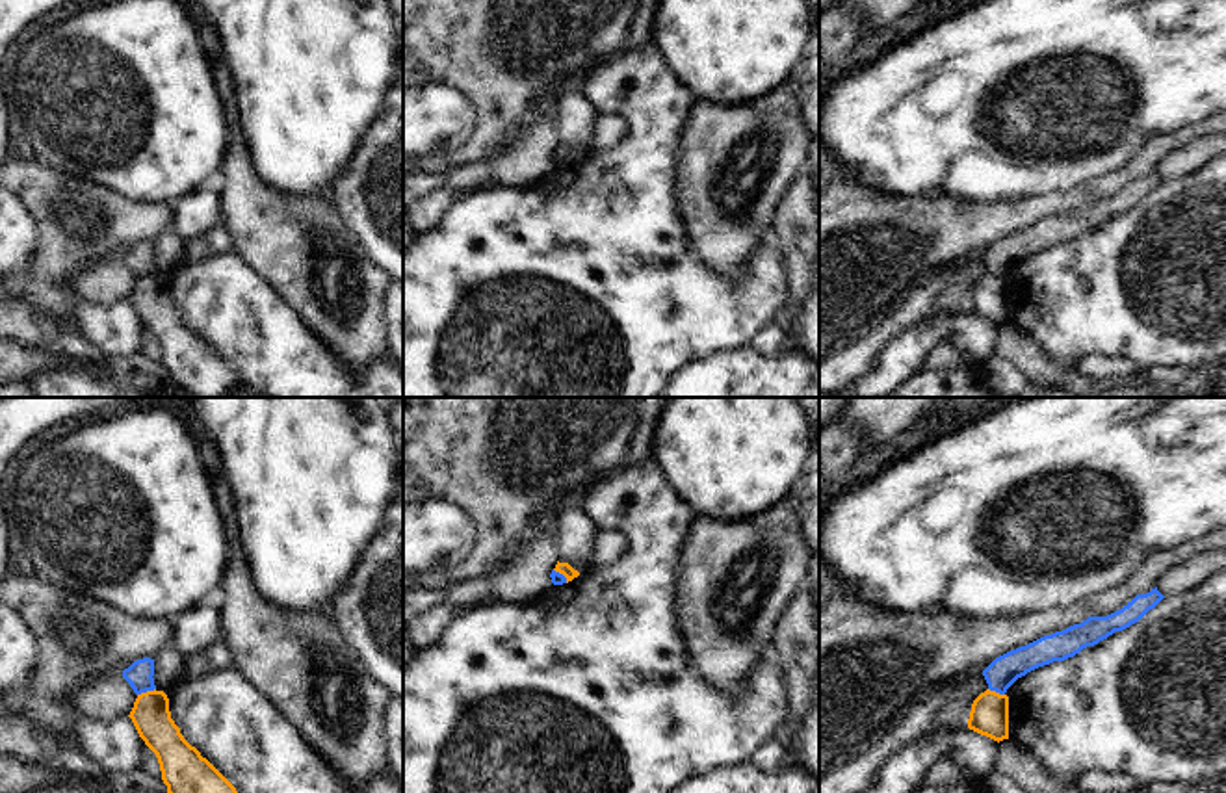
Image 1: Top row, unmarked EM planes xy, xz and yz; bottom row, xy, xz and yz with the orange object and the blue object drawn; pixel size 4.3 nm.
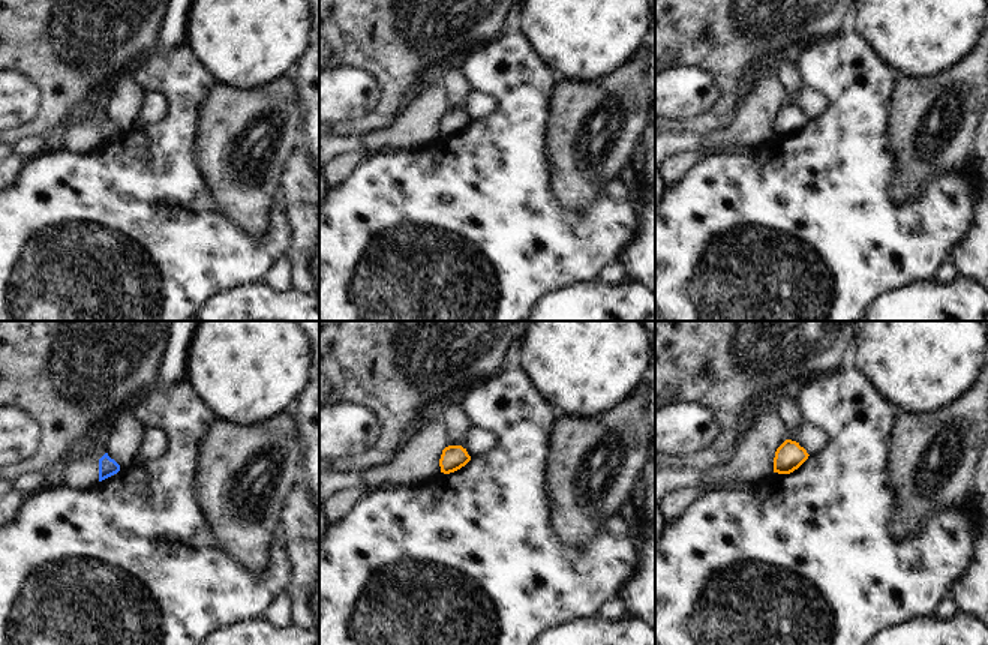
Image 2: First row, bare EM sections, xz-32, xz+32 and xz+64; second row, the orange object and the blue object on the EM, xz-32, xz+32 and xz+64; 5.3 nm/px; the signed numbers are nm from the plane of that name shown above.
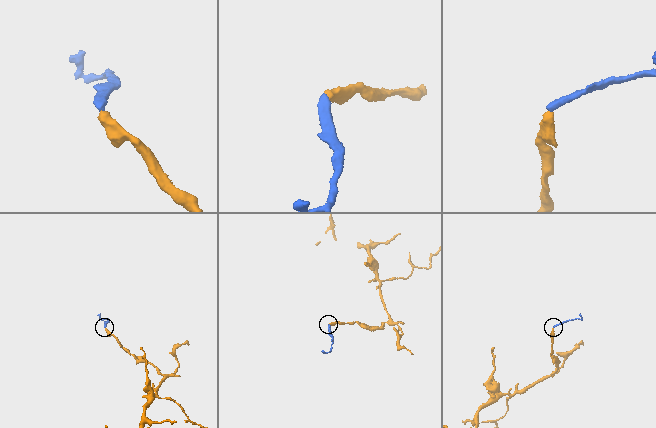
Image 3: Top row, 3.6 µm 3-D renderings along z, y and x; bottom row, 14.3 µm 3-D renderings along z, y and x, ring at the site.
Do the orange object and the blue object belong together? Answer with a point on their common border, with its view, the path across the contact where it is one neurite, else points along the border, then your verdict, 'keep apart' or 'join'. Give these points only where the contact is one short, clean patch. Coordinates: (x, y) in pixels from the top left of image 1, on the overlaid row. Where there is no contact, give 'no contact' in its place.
xy (147, 691) | along xy (155, 688), (138, 695) | keep apart

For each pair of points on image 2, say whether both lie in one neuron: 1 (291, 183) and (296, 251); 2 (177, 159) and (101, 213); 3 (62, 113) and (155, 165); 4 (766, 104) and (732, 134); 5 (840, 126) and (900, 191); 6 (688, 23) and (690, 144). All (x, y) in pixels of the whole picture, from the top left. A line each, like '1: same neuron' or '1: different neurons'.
1: same neuron
2: same neuron
3: different neurons
4: same neuron
5: different neurons
6: different neurons

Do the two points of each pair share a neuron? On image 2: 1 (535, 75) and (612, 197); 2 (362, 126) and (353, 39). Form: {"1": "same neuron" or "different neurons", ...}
{"1": "same neuron", "2": "same neuron"}

